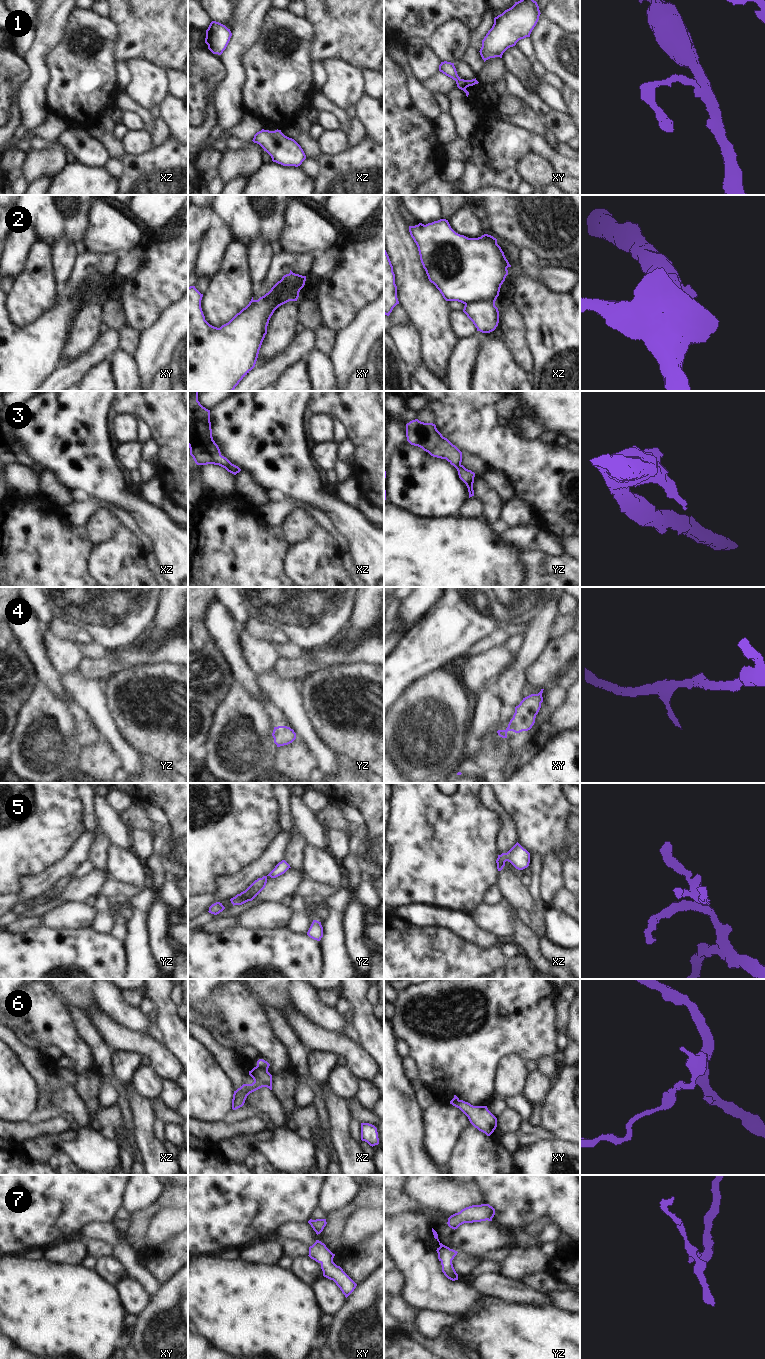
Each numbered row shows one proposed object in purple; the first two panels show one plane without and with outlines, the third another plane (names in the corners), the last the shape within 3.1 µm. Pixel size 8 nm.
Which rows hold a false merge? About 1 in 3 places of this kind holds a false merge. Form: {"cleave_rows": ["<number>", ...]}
{"cleave_rows": ["2", "3", "6"]}

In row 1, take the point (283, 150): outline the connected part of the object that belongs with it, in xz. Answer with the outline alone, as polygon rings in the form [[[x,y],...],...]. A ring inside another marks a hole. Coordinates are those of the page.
[[[262,129],[252,140],[259,144],[272,158],[273,162],[283,166],[298,167],[306,159],[301,146],[292,138],[285,136],[281,130]]]

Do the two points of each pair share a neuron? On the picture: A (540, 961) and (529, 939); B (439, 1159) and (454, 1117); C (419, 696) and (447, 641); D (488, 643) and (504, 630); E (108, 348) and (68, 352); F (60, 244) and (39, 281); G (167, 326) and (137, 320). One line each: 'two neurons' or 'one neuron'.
A: one neuron
B: one neuron
C: two neurons
D: one neuron
E: two neurons
F: two neurons
G: two neurons

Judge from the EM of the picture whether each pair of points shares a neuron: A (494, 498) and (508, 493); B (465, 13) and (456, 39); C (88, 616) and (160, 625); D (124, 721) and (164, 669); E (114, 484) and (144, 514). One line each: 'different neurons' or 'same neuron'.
A: different neurons
B: different neurons
C: different neurons
D: same neuron
E: same neuron

